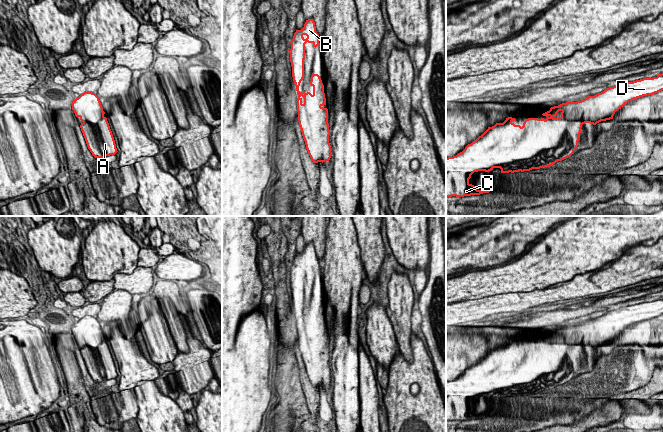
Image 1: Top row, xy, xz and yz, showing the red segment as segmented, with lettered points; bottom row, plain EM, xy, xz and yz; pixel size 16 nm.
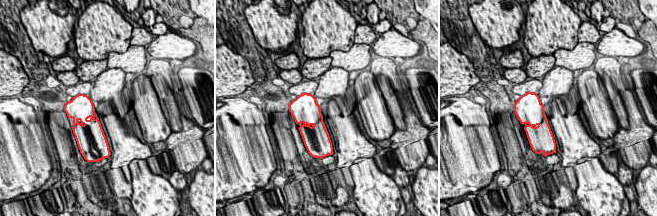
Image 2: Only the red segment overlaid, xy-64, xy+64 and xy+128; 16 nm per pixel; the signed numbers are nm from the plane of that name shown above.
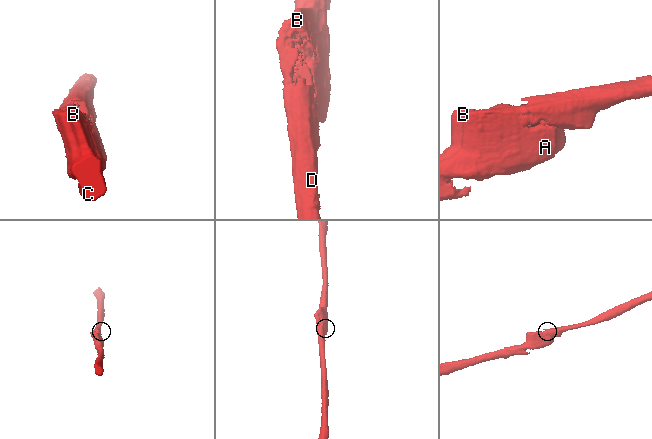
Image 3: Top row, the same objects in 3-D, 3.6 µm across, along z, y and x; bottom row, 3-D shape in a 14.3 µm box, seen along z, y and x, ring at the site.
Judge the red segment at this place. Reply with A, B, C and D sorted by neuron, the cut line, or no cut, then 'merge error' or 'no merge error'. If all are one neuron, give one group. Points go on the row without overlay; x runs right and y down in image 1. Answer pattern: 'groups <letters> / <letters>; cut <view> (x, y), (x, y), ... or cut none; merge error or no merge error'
groups A B C D; cut none; no merge error

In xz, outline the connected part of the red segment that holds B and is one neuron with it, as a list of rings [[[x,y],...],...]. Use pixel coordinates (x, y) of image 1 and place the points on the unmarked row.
[[[313,243],[306,244],[301,254],[296,254],[290,265],[290,286],[292,301],[297,315],[298,346],[305,365],[306,373],[314,387],[329,385],[332,376],[329,367],[328,333],[326,329],[324,309],[318,298],[312,297],[310,309],[313,317],[299,315],[304,302],[305,268],[312,267],[313,271],[320,271],[319,258]]]

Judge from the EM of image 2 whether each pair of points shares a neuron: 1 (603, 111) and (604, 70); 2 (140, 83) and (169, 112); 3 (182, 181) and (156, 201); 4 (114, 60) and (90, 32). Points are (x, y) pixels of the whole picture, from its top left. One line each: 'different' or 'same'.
1: different
2: different
3: different
4: different

